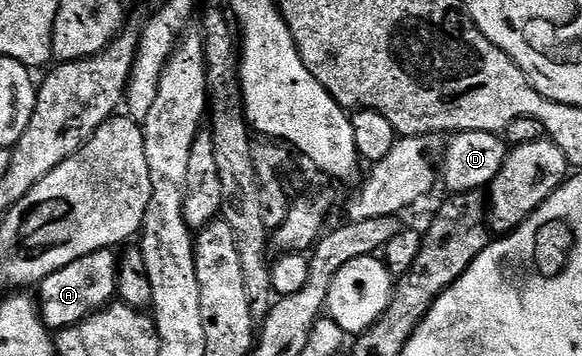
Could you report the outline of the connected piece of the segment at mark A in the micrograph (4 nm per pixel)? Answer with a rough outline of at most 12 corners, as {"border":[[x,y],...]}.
{"border":[[101,249],[39,284],[50,331],[69,329],[117,297],[118,254]]}

